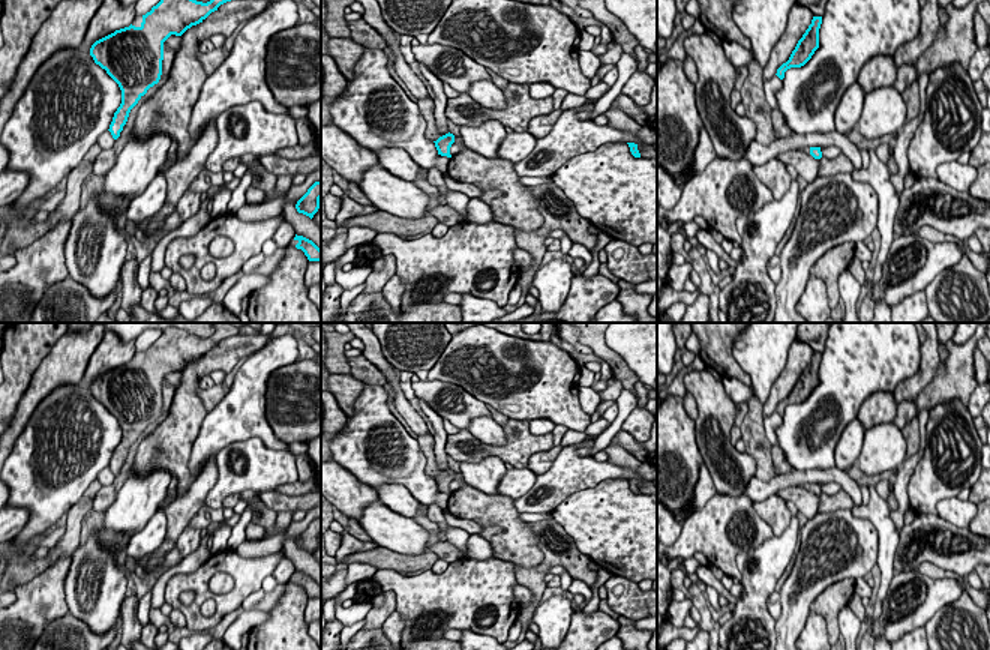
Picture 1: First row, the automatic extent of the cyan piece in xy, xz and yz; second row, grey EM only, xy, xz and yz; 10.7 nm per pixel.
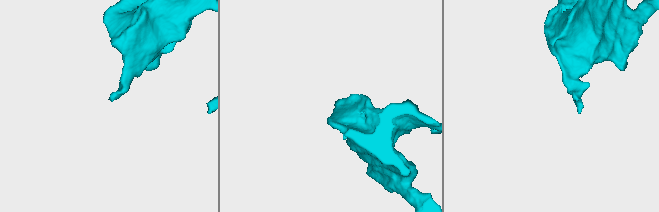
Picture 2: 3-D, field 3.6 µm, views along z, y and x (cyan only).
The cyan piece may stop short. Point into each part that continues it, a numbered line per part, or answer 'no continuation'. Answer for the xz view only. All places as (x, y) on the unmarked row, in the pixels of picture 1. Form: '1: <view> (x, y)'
1: xz (425, 442)

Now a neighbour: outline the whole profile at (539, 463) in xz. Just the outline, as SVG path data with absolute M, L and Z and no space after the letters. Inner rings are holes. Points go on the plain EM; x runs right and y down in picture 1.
M554 446L550 450L537 452L528 459L528 468L536 474L548 471L556 456L560 455L562 446Z

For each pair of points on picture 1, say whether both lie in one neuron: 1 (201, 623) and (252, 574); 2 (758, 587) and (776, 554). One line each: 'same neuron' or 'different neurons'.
1: same neuron
2: same neuron

